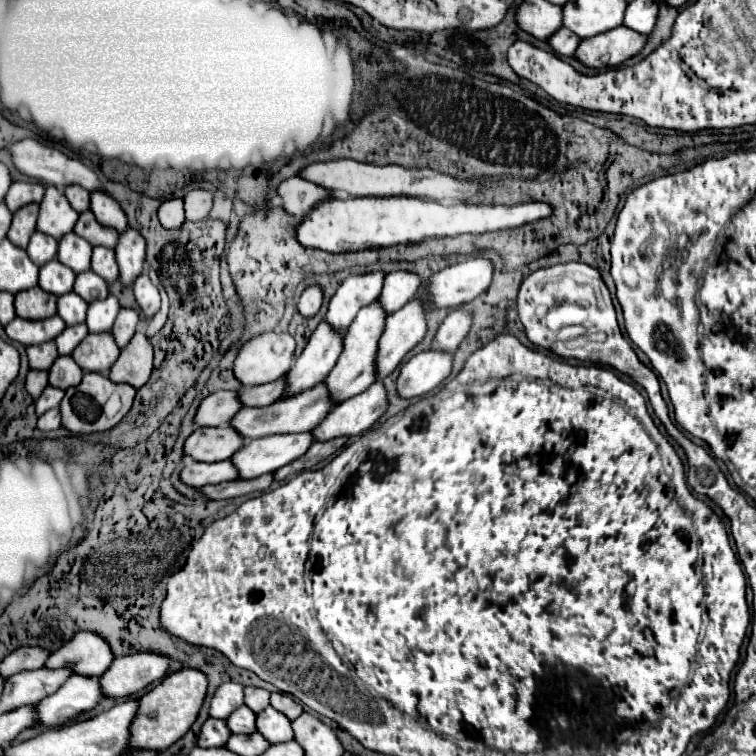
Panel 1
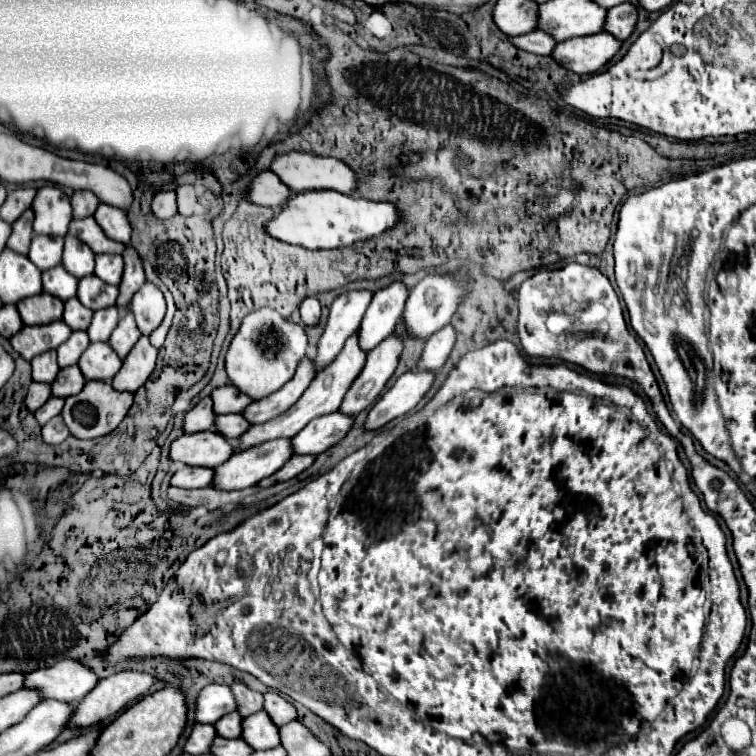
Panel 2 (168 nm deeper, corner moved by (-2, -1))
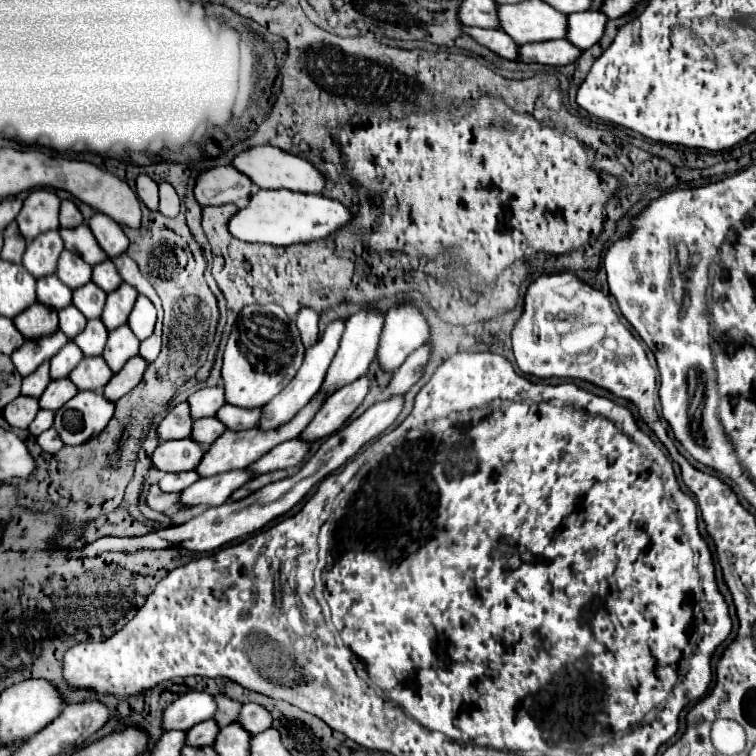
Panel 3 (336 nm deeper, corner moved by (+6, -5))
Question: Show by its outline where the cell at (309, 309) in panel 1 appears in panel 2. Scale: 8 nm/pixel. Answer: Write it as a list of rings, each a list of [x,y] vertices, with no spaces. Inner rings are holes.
[[[308,297],[302,301],[300,305],[300,313],[302,313],[302,323],[304,325],[318,325],[320,321],[320,303],[316,297]]]

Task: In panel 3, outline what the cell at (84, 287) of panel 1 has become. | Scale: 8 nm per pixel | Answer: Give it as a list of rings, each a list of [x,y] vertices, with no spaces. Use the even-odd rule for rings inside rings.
[[[86,283],[84,287],[78,287],[72,293],[72,305],[76,305],[86,319],[98,319],[102,315],[104,303],[106,303],[106,293],[94,283]]]

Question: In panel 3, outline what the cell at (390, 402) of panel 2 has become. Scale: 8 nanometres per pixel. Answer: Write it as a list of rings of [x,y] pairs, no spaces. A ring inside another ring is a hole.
[[[394,395],[386,401],[374,403],[372,407],[368,407],[358,419],[354,419],[350,425],[346,425],[344,429],[336,431],[334,435],[330,435],[320,449],[308,459],[308,463],[292,477],[286,477],[284,481],[266,485],[264,489],[254,491],[252,495],[248,495],[242,501],[232,501],[232,503],[224,503],[220,507],[212,507],[206,509],[204,513],[196,515],[194,519],[190,519],[184,525],[174,525],[174,527],[160,527],[158,531],[152,531],[144,537],[138,539],[120,539],[120,537],[102,537],[86,547],[82,547],[76,557],[92,557],[92,555],[100,555],[104,551],[138,551],[138,549],[164,549],[164,547],[182,547],[182,549],[190,549],[190,551],[214,551],[218,547],[222,547],[228,541],[234,541],[242,535],[254,533],[258,529],[262,529],[266,523],[270,523],[272,519],[276,519],[278,515],[284,515],[286,511],[290,511],[298,501],[302,501],[308,491],[318,485],[326,475],[330,475],[332,471],[336,471],[340,465],[344,465],[350,457],[354,457],[362,445],[366,445],[368,441],[372,441],[374,437],[378,437],[382,431],[386,431],[396,417],[400,415],[404,407],[404,395]]]

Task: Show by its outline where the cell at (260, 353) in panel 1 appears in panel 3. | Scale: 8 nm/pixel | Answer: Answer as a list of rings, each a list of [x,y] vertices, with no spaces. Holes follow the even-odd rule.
[[[248,305],[240,311],[224,349],[222,379],[226,401],[236,407],[264,407],[296,375],[302,365],[304,345],[300,333],[280,305]]]

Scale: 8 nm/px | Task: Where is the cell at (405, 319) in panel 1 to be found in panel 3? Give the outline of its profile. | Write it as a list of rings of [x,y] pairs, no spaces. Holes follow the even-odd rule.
[[[364,375],[356,379],[356,383],[350,383],[348,387],[342,387],[340,391],[332,393],[322,405],[322,409],[316,413],[316,417],[310,421],[310,425],[300,433],[300,437],[308,441],[318,441],[342,429],[346,419],[360,407],[368,389],[370,379]]]

